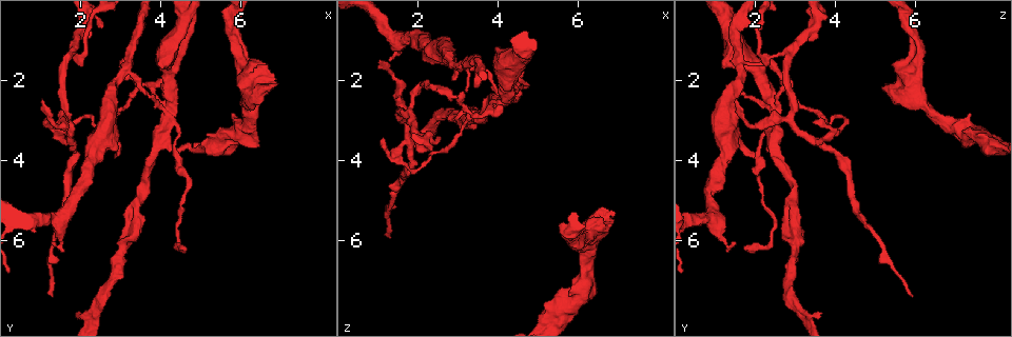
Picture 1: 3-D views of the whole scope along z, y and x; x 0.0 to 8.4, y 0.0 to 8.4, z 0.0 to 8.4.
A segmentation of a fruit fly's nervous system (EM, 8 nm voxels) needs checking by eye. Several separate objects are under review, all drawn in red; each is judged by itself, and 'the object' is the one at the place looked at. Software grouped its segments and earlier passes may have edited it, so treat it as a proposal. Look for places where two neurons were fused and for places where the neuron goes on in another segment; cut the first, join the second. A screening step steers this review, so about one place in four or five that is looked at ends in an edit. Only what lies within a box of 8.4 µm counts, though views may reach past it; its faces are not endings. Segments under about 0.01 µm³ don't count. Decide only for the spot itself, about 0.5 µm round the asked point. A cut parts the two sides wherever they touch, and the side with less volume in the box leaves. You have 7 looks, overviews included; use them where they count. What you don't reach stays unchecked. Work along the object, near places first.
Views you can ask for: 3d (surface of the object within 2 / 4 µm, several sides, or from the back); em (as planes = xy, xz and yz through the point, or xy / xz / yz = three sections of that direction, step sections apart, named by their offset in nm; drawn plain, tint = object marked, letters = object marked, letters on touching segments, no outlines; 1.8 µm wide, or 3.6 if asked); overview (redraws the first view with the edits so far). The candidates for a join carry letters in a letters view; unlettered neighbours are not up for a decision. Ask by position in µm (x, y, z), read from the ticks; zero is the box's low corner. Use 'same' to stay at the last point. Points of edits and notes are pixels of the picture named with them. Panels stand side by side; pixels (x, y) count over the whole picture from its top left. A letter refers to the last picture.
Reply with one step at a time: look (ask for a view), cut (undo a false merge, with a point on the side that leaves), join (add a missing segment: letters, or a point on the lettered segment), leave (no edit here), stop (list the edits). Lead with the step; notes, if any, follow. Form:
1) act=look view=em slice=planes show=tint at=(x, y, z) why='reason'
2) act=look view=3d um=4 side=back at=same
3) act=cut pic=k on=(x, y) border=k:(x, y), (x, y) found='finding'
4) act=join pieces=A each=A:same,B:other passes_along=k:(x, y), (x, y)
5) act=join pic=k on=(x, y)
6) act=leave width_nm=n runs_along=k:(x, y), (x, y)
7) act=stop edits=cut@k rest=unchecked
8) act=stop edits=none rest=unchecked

act=look view=3d um=2 at=(4.60, 6.20, 1.70) why='branch stops here'

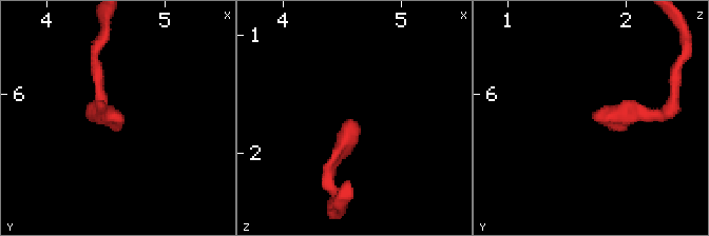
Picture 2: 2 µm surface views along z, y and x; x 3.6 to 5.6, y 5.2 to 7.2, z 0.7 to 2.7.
act=look view=em um=3.6 slice=planes show=letters at=(4.62, 6.22, 1.76)

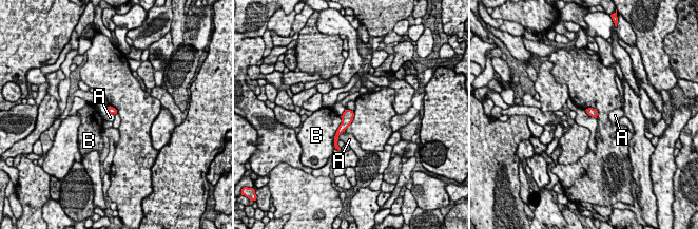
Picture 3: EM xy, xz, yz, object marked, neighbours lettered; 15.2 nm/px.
act=leave each=A:other,B:other border=3:(344, 131), (338, 135), (337, 139) found='none of them fits'

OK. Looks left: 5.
act=look view=em slice=yz step=16 show=tint at=(4.10, 2.65, 2.40) why='two arms at a narrow angle'

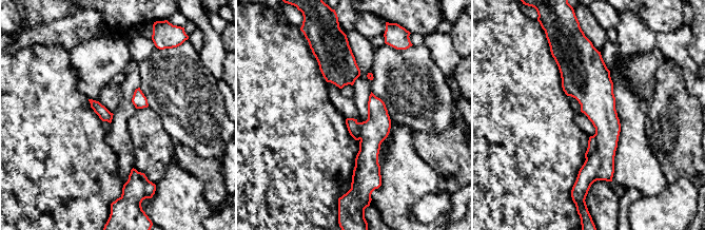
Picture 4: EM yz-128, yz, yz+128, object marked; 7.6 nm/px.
act=look view=em slice=planes show=tint at=same

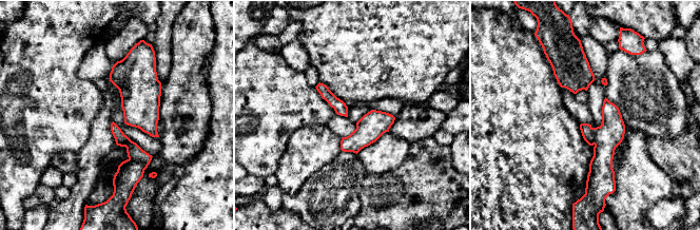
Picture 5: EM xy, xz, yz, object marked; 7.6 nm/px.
act=look view=em slice=planes show=letters at=same why='what lies round it'

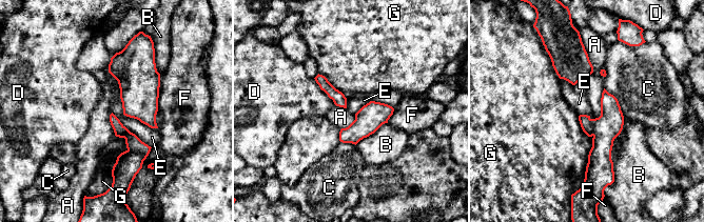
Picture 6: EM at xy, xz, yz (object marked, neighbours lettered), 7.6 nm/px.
act=cut pic=6 on=(133, 142) each=A:other,B:other,C:other,D:other,E:other,F:other,G:other border=6:(128, 149), (138, 152), (143, 160) found='a second neuron is stuck on'

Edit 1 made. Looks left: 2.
act=stop edits=cut@6 rest=unchecked

